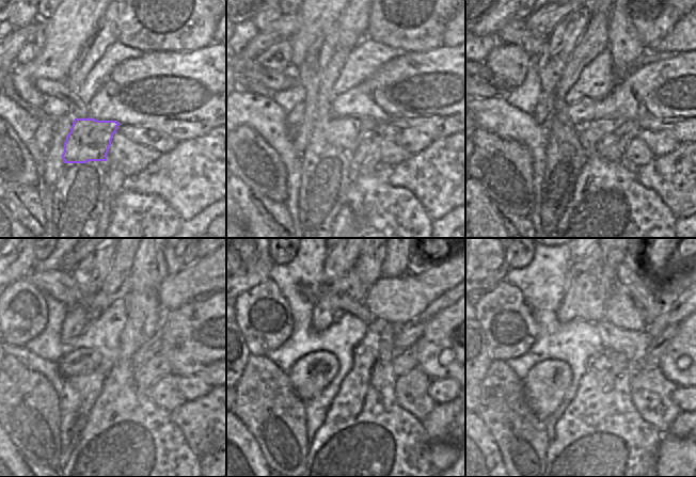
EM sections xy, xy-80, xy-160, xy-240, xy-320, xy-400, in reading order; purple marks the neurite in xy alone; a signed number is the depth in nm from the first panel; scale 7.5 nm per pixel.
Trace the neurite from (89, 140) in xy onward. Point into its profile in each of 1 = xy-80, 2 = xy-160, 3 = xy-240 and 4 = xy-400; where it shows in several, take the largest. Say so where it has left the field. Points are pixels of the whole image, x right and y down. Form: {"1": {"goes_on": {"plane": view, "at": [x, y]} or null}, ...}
{"1": {"goes_on": {"plane": "xy-80", "at": [345, 133]}}, "2": {"goes_on": {"plane": "xy-160", "at": [589, 133]}}, "3": {"goes_on": {"plane": "xy-240", "at": [153, 347]}}, "4": {"goes_on": {"plane": "xy-400", "at": [682, 307]}}}

